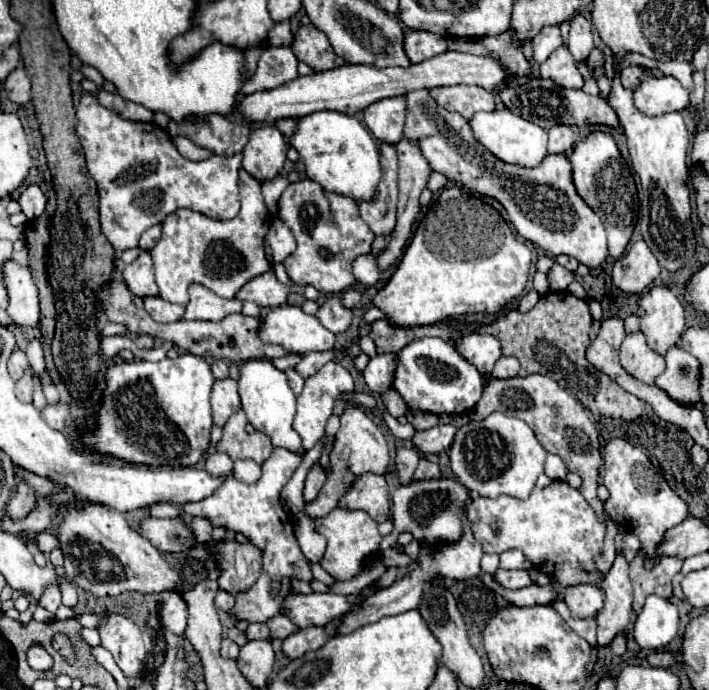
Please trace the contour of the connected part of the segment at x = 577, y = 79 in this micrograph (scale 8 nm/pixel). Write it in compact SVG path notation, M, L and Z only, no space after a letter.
M566 47L556 49L542 65L540 65L540 77L542 79L552 79L556 85L562 87L572 87L572 89L580 89L584 79L576 69L574 57L570 55L570 51Z

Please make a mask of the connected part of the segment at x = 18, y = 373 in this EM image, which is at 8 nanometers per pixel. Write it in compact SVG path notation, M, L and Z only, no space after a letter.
M14 349L12 357L10 357L10 361L8 361L8 371L10 371L12 379L18 381L28 367L30 367L30 363L28 363L28 359L26 359L26 353L20 351L20 349Z

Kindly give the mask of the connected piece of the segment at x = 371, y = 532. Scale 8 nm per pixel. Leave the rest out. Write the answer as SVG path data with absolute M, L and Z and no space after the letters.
M332 509L326 517L316 519L316 531L326 537L326 553L320 565L334 577L334 581L348 581L356 577L368 565L368 559L374 559L380 551L382 535L378 533L378 523L364 511Z

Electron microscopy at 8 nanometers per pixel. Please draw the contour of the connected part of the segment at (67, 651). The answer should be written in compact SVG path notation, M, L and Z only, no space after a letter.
M62 633L54 635L54 637L52 637L52 647L54 647L66 661L70 661L70 663L76 661L76 657L74 657L74 649L72 649L70 639L68 639L66 635L62 635Z

